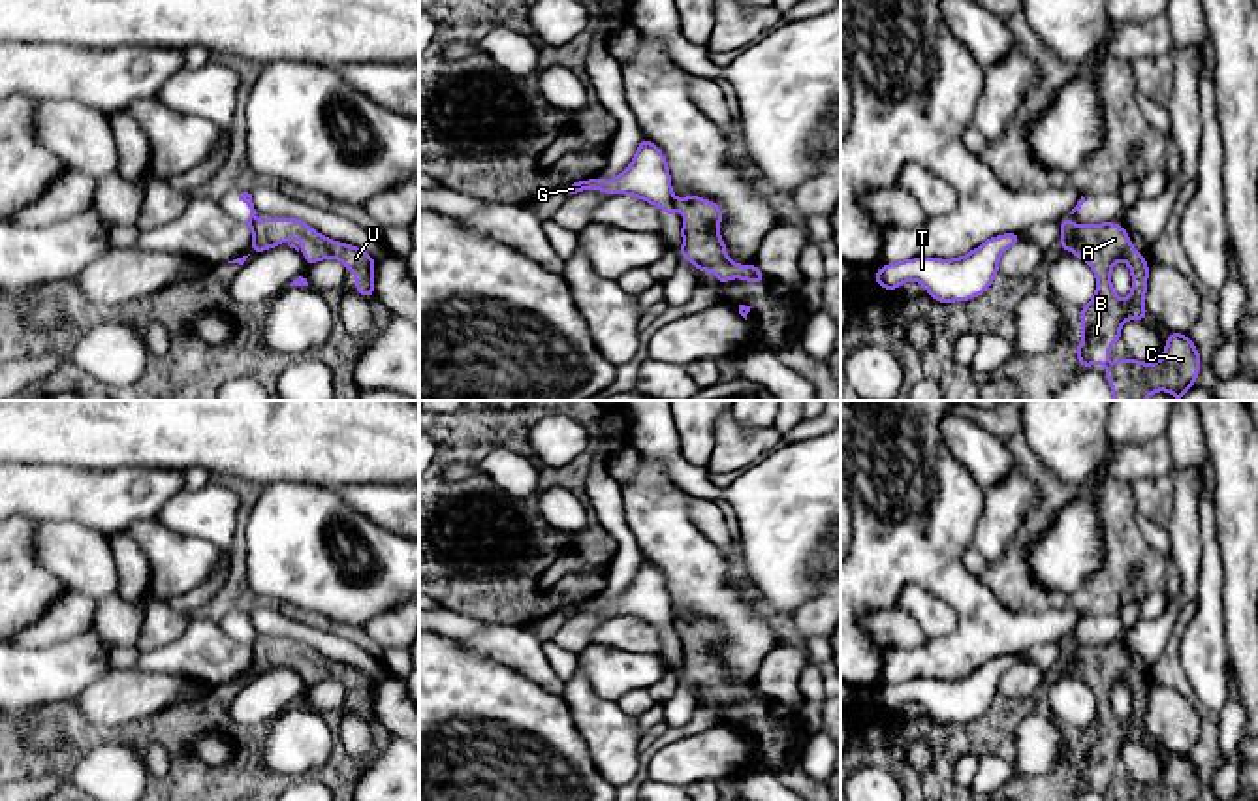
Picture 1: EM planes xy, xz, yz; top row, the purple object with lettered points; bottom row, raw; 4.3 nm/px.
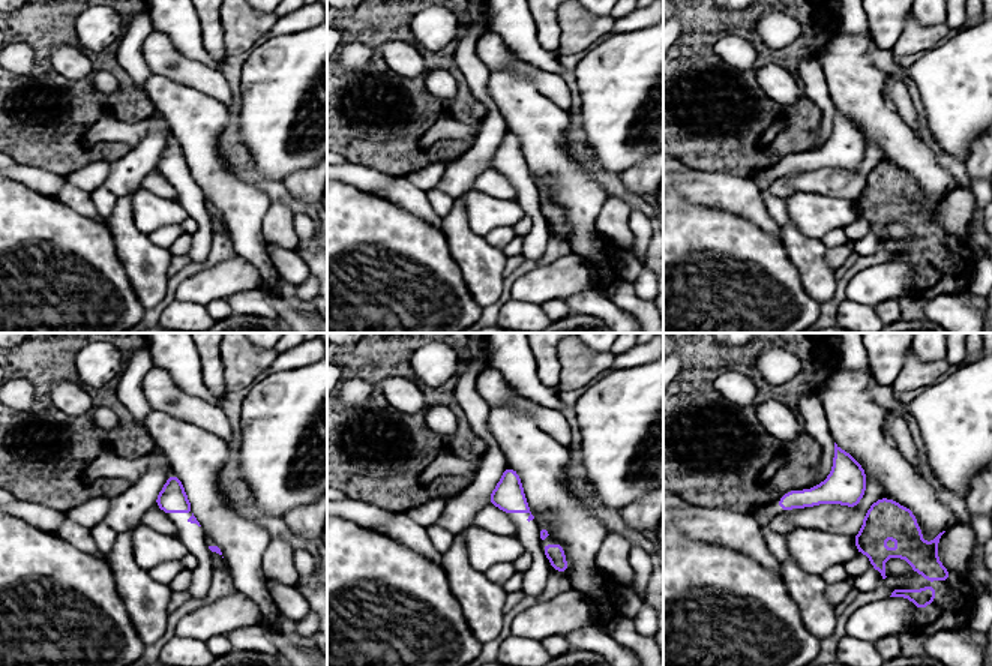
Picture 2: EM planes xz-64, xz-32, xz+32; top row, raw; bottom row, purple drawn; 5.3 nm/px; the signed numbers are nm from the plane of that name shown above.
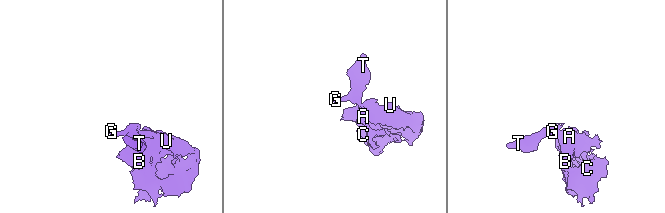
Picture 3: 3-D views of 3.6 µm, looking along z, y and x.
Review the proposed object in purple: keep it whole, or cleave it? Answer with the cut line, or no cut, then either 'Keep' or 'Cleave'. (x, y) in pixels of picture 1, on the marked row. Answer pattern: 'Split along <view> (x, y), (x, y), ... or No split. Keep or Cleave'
Split along xz (672, 202), (676, 205). Cleave

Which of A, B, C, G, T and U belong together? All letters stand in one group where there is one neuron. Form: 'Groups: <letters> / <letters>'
Groups: A B C U / G T

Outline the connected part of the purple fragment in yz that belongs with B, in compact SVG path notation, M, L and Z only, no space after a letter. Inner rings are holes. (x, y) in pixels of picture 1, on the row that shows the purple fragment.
M1066 216L1059 226L1062 237L1057 246L1079 256L1096 275L1096 293L1079 312L1083 342L1074 352L1083 369L1093 363L1104 367L1109 348L1121 338L1123 320L1147 322L1149 265L1132 248L1128 231L1117 222L1079 226ZM1117 259L1124 259L1132 273L1132 291L1124 303L1111 286L1111 269Z

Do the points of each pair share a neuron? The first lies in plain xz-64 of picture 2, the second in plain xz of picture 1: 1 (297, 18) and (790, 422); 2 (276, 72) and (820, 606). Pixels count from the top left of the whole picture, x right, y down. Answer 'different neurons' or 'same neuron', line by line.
1: different neurons
2: different neurons

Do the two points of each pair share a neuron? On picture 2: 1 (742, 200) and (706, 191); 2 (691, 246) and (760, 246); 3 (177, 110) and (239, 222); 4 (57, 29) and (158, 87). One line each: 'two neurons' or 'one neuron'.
1: one neuron
2: one neuron
3: one neuron
4: two neurons

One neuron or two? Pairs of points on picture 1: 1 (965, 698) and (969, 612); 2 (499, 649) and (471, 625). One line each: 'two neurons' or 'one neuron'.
1: one neuron
2: two neurons

